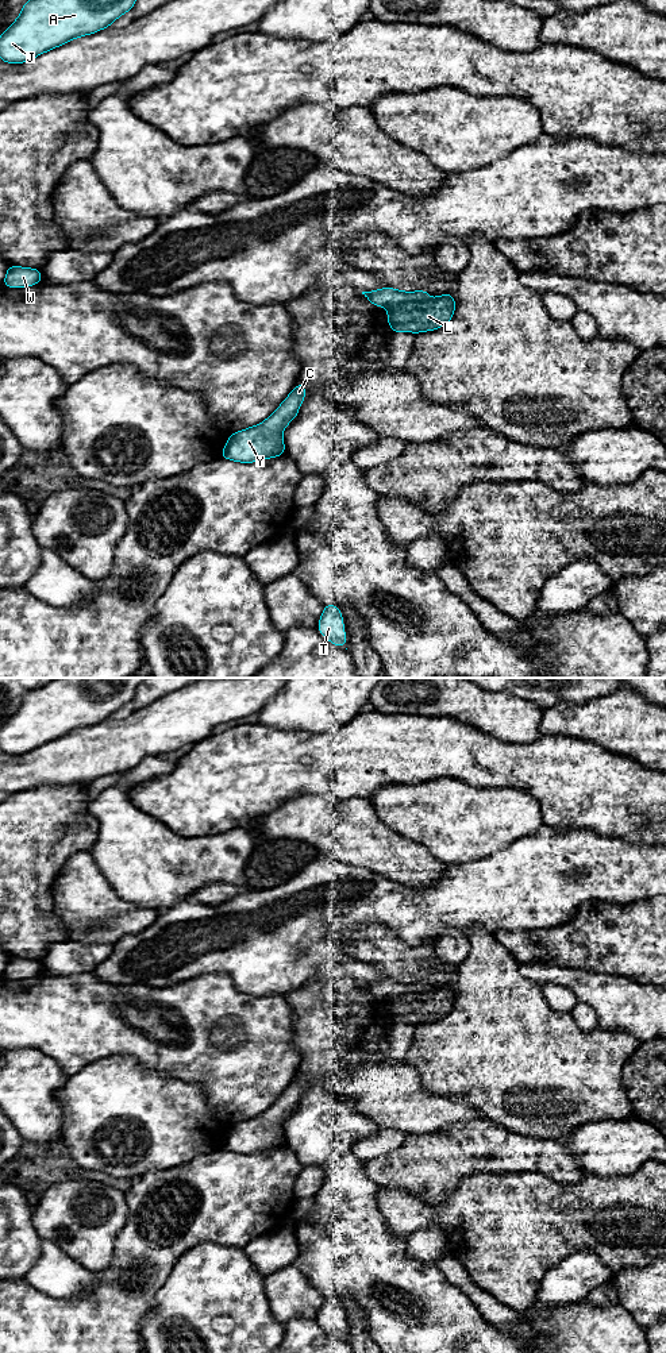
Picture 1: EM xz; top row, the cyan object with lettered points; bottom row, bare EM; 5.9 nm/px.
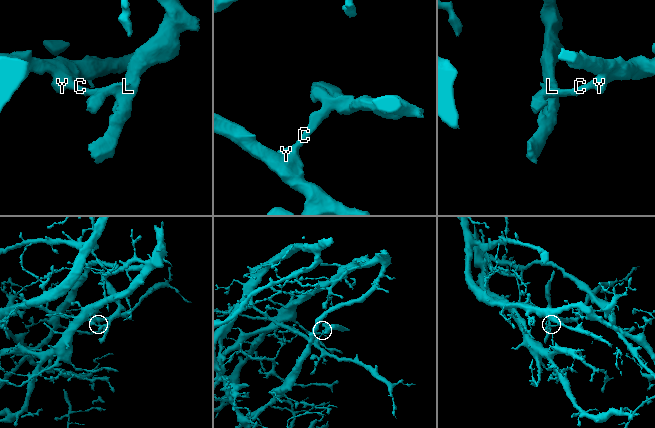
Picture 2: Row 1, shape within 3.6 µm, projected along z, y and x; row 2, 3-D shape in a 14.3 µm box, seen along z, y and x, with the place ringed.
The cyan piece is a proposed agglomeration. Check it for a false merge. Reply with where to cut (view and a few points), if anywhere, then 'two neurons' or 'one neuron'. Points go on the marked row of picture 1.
cut in xz along (426, 297), (399, 301), (388, 308); two neurons

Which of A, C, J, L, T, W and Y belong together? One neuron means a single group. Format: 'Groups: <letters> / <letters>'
Groups: A C J T W Y / L

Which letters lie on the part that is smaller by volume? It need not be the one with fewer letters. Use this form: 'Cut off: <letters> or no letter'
Cut off: L

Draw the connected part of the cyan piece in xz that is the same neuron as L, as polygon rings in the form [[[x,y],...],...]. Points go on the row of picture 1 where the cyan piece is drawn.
[[[453,294],[434,298],[399,302],[388,308],[388,323],[392,332],[434,331],[447,324],[455,309]]]

